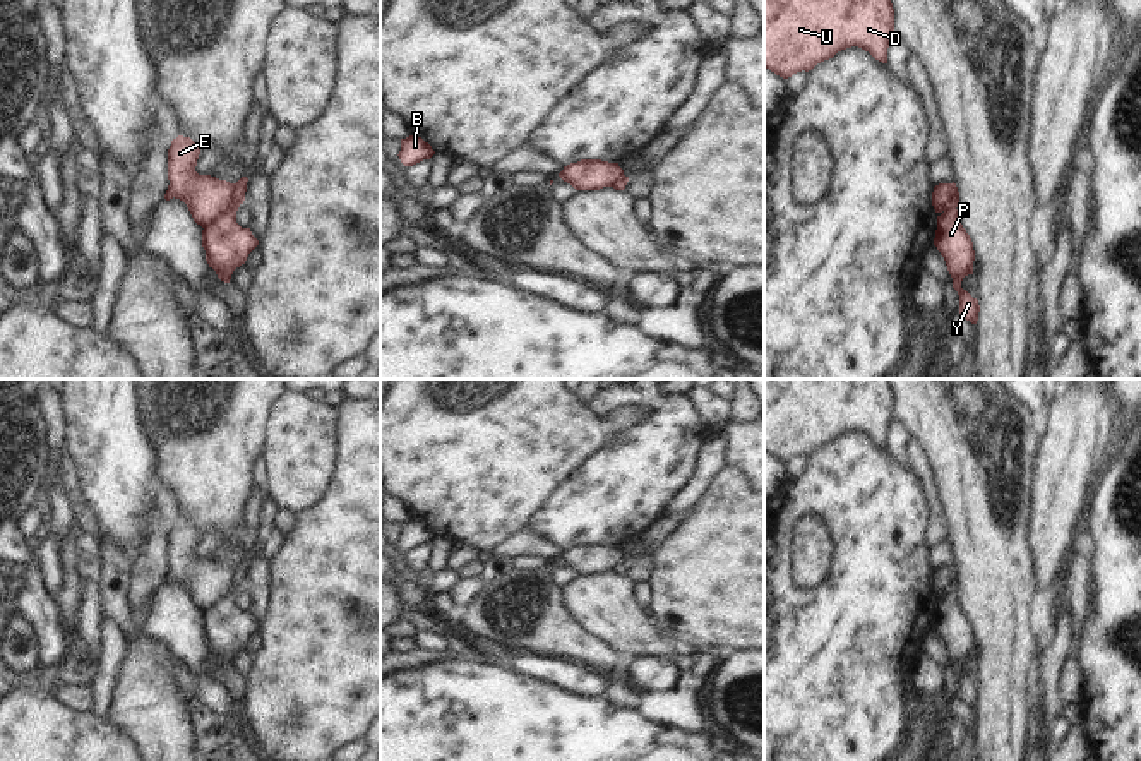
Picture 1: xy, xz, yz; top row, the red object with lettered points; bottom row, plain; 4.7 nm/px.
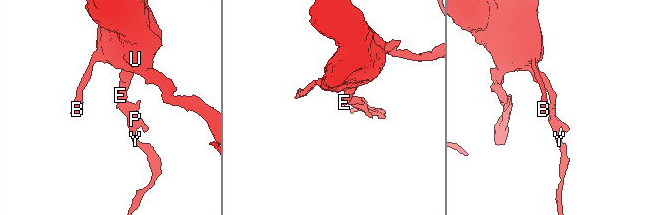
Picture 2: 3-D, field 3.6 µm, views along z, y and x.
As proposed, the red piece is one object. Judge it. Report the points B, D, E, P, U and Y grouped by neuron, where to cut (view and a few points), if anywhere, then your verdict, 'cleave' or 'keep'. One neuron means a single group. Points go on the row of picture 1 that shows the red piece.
B D E U / P Y | xy (233, 184), (230, 206), (204, 228) | cleave

